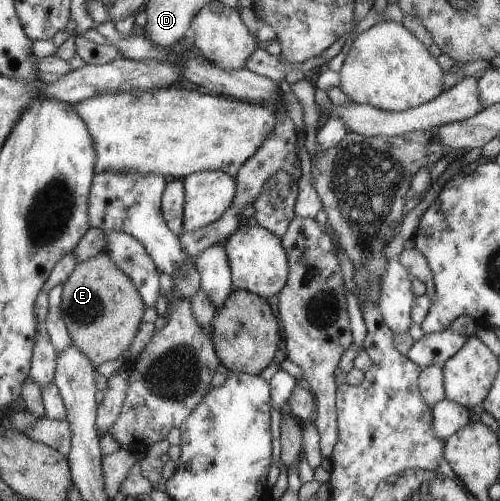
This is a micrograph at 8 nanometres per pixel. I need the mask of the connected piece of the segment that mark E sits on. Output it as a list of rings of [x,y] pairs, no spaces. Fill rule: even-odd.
[[[103,251],[86,259],[84,262],[75,264],[71,273],[62,283],[60,308],[62,311],[61,320],[65,324],[72,343],[85,354],[85,357],[90,360],[94,368],[104,361],[115,359],[129,344],[131,345],[137,328],[143,322],[143,313],[145,311],[145,305],[139,290],[120,269],[117,269],[117,266]]]

